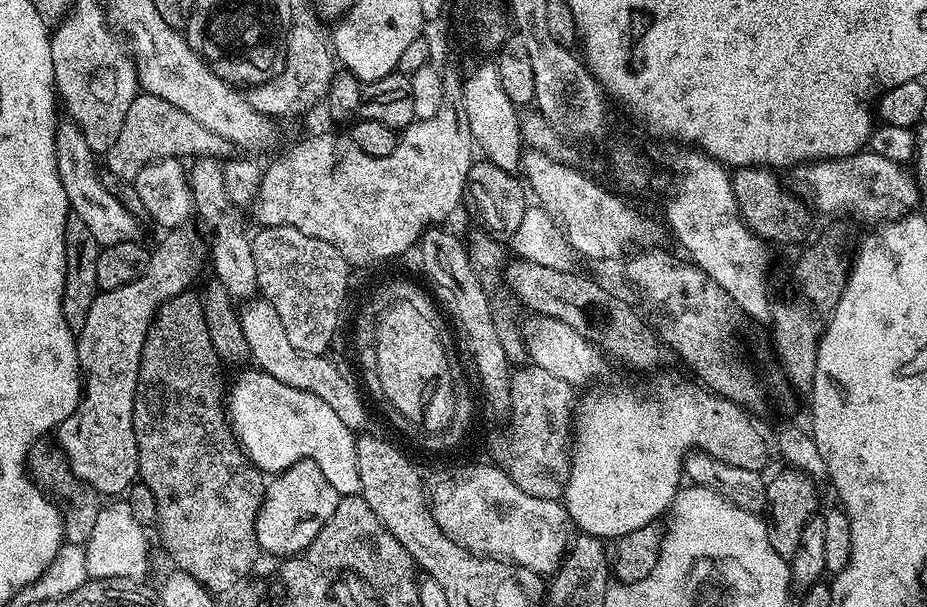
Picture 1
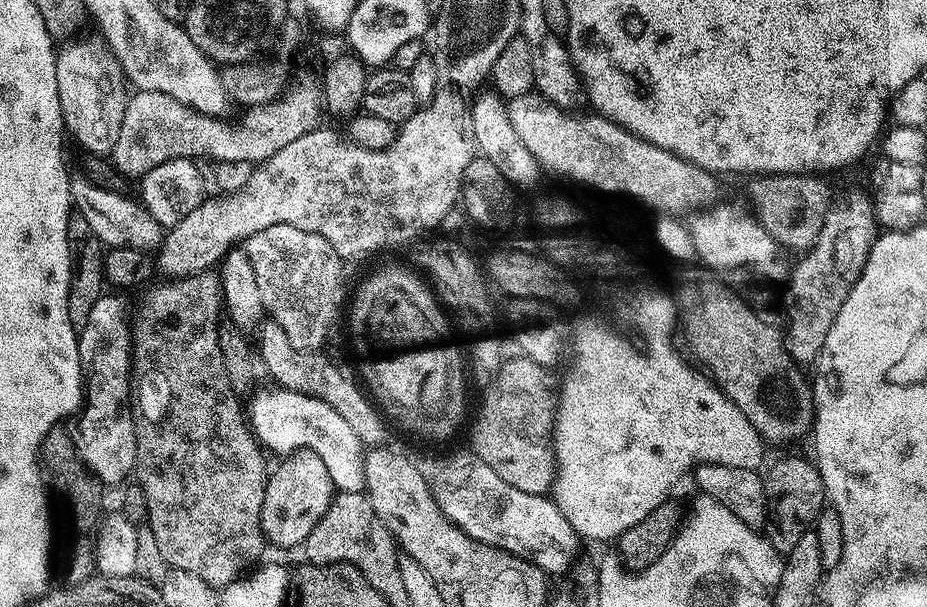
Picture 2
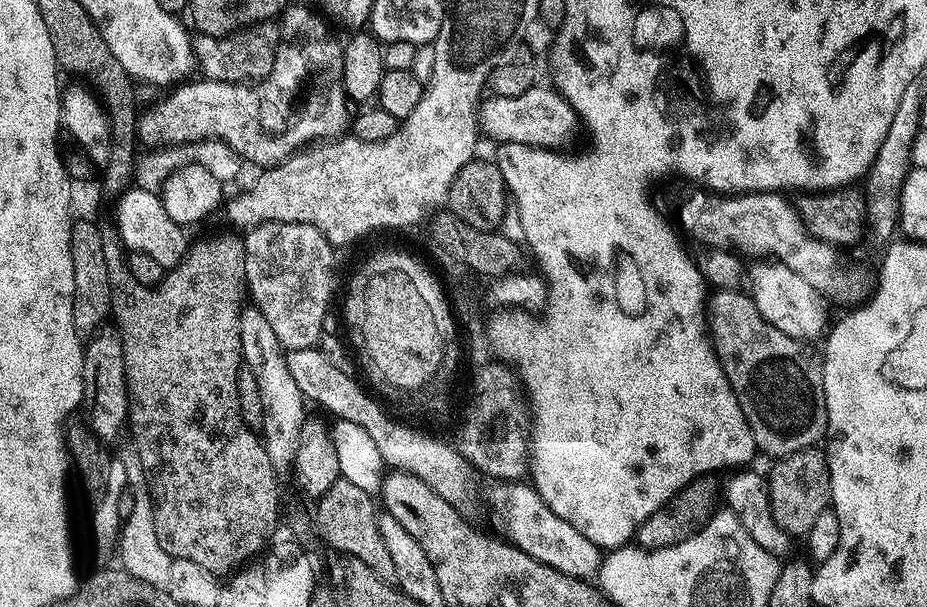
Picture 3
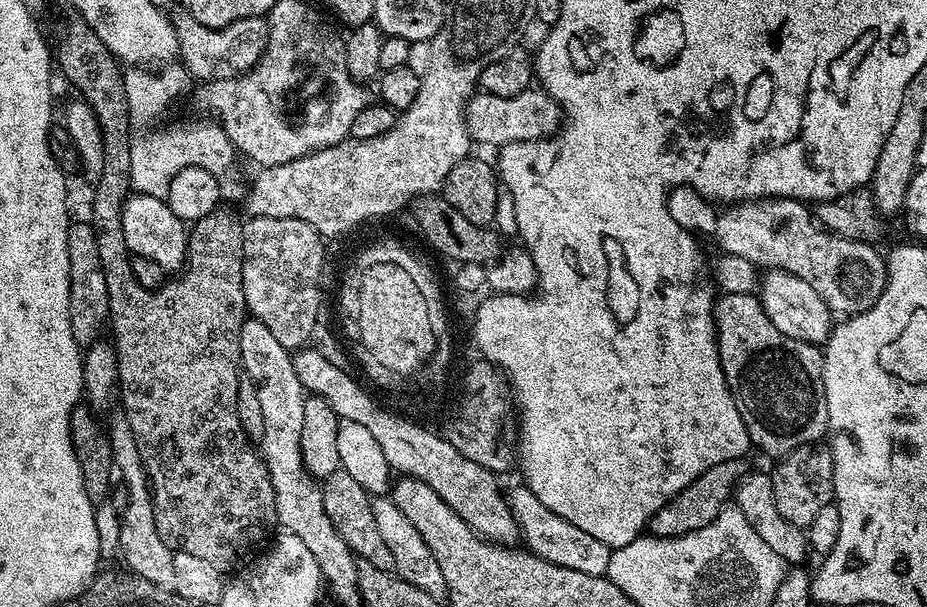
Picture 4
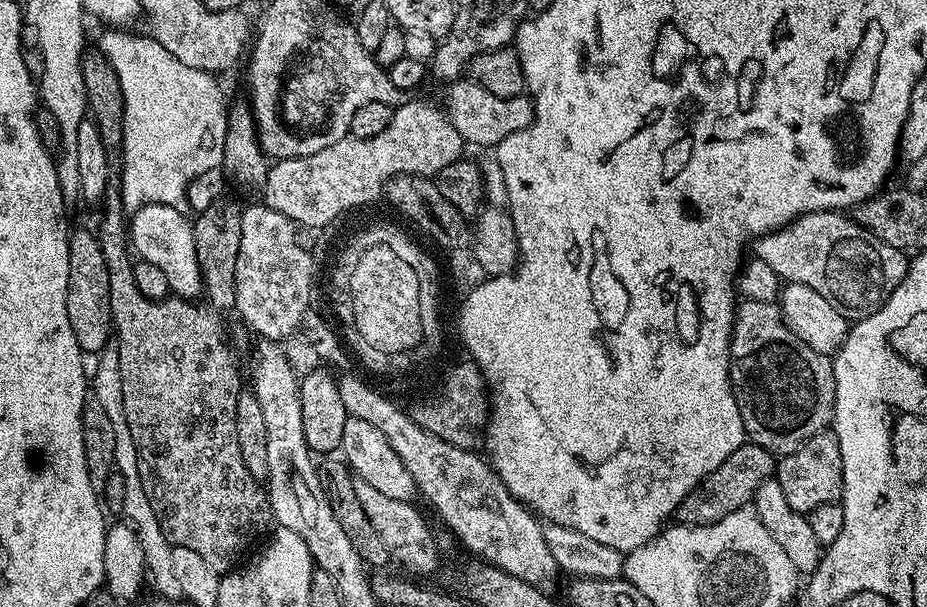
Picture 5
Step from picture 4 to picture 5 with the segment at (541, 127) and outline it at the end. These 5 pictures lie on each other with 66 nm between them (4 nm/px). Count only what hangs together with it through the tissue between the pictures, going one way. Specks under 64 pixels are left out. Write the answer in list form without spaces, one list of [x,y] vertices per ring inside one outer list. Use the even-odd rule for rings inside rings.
[[[471,78],[453,80],[447,88],[448,93],[444,96],[442,108],[454,130],[458,130],[458,134],[464,139],[465,145],[495,146],[502,142],[502,138],[532,125],[532,102],[527,95],[498,98],[498,94],[490,94],[490,90],[486,90]]]

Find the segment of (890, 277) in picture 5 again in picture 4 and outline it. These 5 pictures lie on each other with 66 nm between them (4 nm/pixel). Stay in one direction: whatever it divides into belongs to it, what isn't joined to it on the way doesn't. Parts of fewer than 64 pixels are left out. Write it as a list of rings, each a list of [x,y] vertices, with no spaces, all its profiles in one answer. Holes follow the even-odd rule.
[[[687,186],[673,188],[668,194],[670,218],[690,233],[713,236],[721,253],[746,258],[746,262],[764,270],[780,269],[797,275],[818,292],[833,314],[841,312],[841,317],[847,318],[870,310],[888,281],[885,257],[879,256],[871,243],[829,232],[804,208],[807,207],[801,201],[787,198],[717,206]]]

